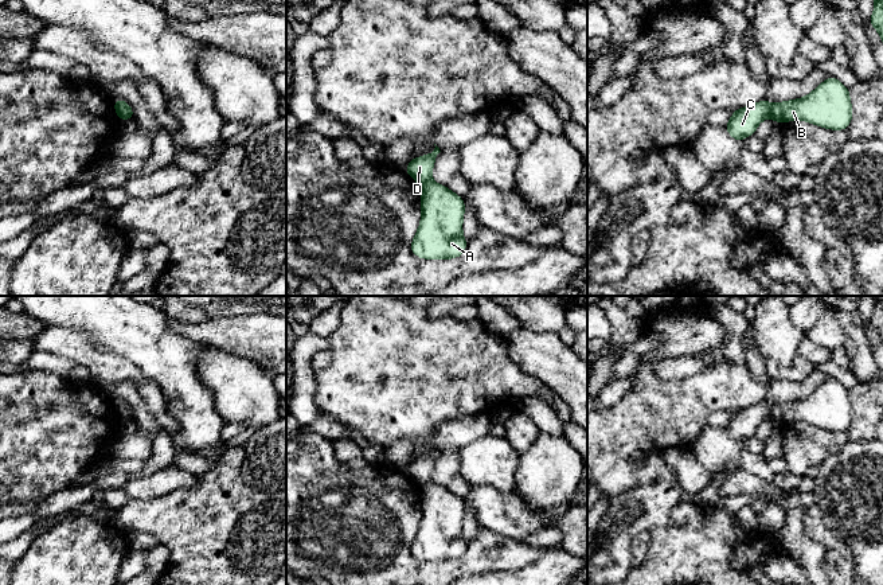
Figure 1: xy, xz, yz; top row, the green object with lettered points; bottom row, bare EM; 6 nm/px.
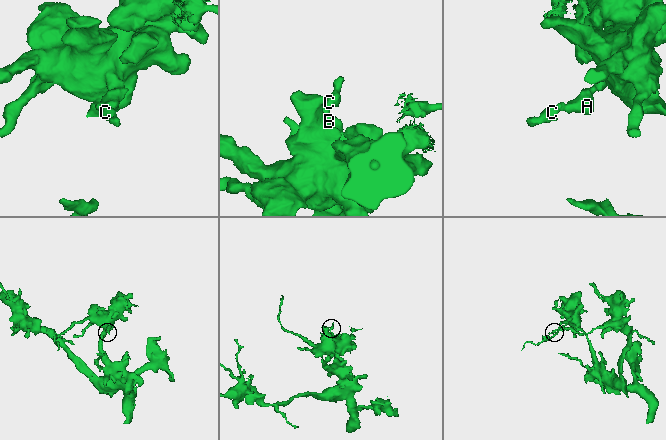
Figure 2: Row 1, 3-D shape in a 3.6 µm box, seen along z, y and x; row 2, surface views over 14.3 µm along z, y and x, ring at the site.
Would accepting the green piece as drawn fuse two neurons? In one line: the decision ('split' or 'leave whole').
split

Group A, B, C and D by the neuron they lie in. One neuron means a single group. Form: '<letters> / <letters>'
A B / C D

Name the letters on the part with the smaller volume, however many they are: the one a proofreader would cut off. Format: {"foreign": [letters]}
{"foreign": ["C", "D"]}

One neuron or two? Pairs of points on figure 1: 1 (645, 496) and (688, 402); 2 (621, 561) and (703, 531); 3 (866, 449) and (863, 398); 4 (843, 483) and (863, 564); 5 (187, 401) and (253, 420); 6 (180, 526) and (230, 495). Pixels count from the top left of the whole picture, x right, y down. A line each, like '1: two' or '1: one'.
1: two
2: two
3: two
4: one
5: two
6: one

